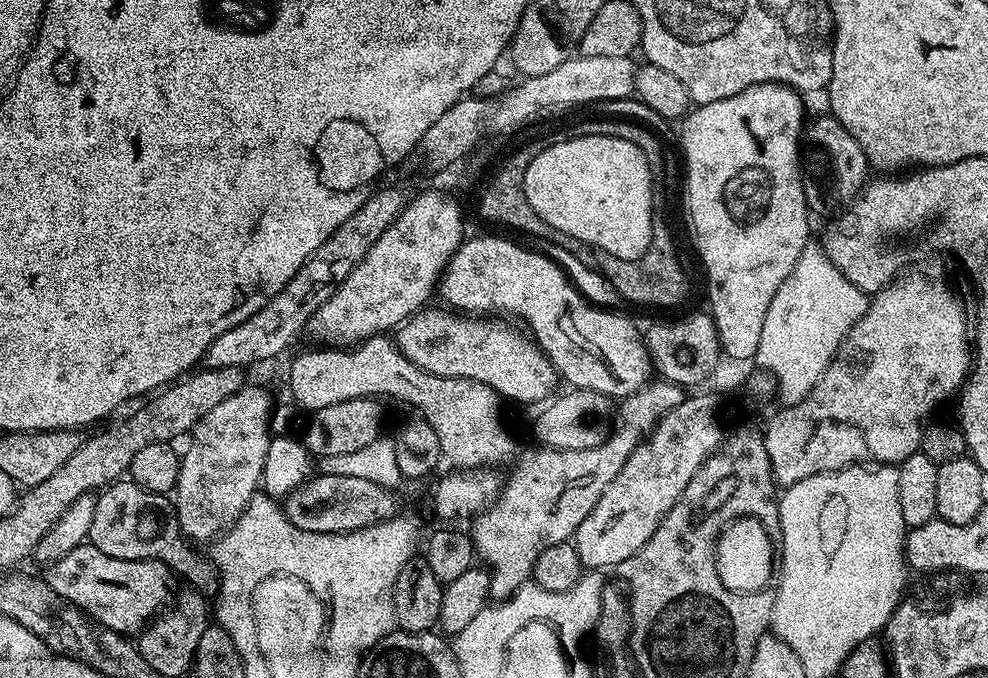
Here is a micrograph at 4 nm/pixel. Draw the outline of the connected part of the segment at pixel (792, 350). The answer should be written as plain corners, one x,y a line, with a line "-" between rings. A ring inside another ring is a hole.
810,242
802,250
802,254
798,258
798,262
794,262
794,270
790,270
790,274
786,274
786,282
782,282
782,286
778,286
778,294
774,294
774,302
770,302
770,310
766,310
766,322
762,322
762,339
758,341
758,350
754,357
755,363
763,371
767,372
774,381
774,392
778,397
780,395
780,404
787,406
802,402
802,398
806,395
816,382
820,375
826,370
826,366
833,358
836,357
836,351
840,349
840,343
846,338
848,331
856,325
856,320
862,318
862,314
866,314
868,309
869,297
862,290
858,290
858,286
854,286
847,278
840,273
838,266
834,266
834,262
830,262
830,258
825,254
823,247
819,243

